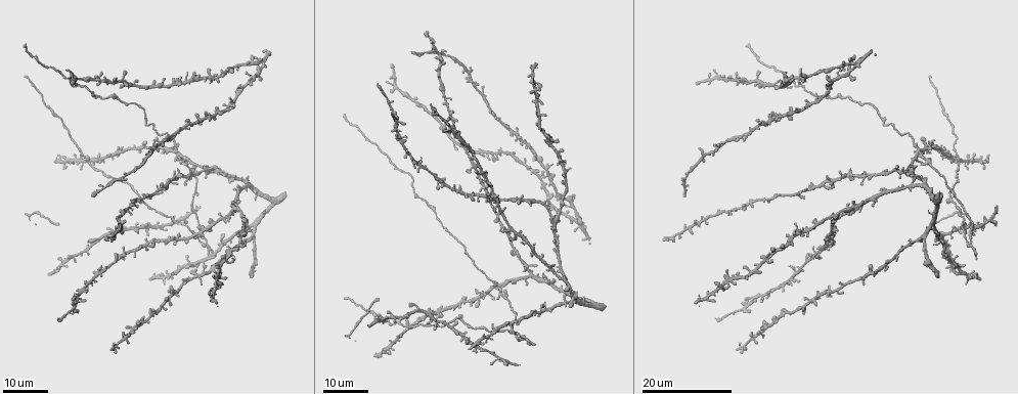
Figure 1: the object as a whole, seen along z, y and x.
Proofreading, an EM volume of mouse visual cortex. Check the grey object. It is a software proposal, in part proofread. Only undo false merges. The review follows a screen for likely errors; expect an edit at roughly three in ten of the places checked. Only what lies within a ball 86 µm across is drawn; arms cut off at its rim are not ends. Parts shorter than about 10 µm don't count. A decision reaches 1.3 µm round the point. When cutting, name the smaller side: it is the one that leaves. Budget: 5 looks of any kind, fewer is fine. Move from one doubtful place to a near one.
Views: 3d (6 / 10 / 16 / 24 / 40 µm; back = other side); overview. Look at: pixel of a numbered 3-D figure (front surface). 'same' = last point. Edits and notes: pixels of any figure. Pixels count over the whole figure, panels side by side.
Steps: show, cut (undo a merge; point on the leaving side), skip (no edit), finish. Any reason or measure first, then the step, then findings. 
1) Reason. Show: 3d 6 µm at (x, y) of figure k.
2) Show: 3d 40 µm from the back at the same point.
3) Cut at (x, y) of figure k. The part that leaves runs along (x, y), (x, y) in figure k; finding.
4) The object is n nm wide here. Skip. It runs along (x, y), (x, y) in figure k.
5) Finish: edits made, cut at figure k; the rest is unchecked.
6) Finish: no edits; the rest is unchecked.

Four arms meet. Show: 3d 16 µm at (71, 256) of figure 1.

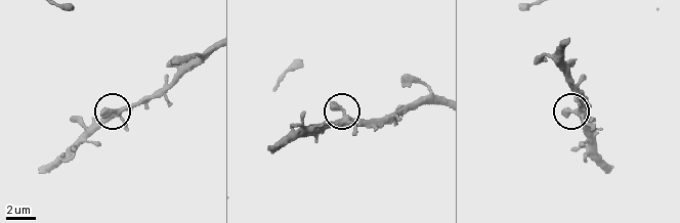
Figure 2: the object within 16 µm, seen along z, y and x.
Show: 3d 6 µm at (116, 113) of figure 2.

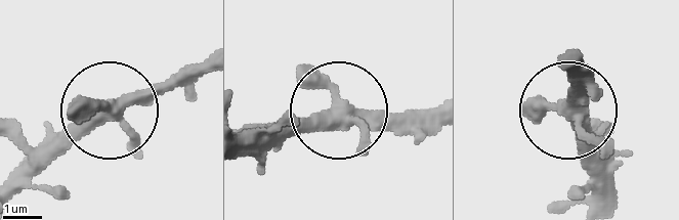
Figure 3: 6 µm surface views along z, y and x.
The object is 380 nm wide here. Skip. It runs along (203, 57), (105, 106), (40, 172) in figure 3; one cell here.

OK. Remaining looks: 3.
Four or more arms meet. Show: 3d 24 µm at (174, 150) of figure 1.

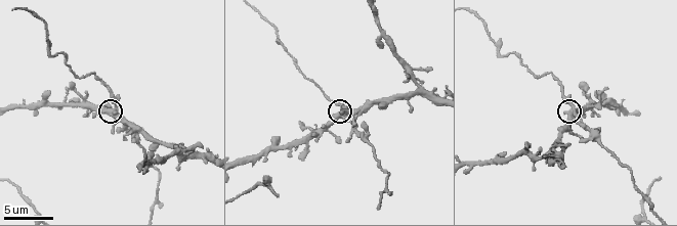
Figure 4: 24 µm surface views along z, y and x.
Show: 3d 10 µm at (573, 109) of figure 4.

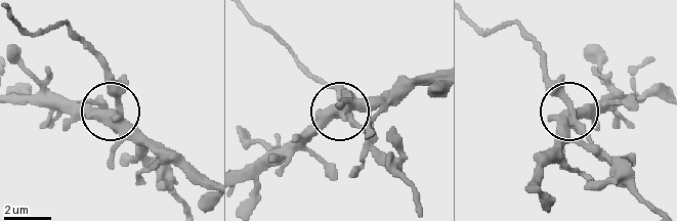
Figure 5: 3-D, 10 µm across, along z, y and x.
5 arms meet here. Skip. It runs along (206, 185), (159, 159), (118, 117), (108, 67) in figure 5; all the same cell.

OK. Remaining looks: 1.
Finish: no edits; the rest is unchecked.

